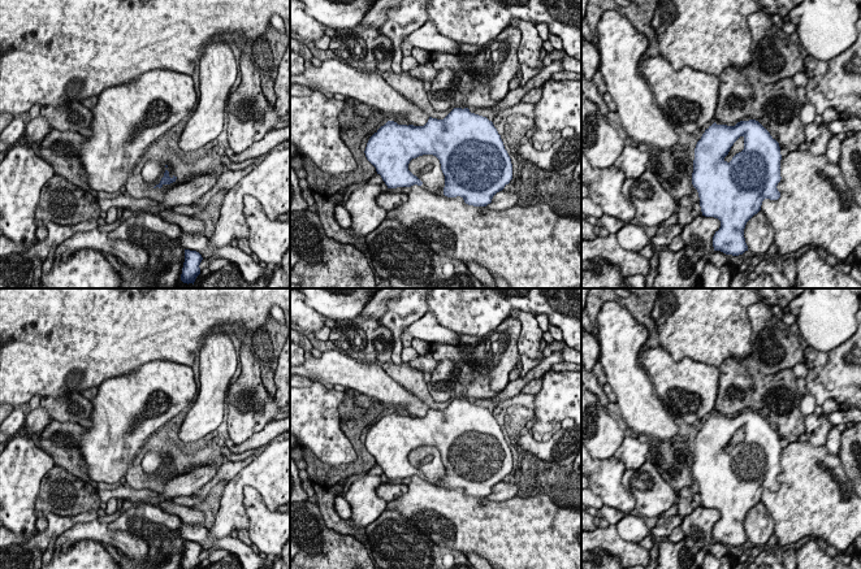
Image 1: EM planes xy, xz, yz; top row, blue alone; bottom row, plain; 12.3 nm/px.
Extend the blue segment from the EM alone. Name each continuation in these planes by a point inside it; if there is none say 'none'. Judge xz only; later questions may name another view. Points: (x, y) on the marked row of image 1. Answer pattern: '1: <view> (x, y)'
none

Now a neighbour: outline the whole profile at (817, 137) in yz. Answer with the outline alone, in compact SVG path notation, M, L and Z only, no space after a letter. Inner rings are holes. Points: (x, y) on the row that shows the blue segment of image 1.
M813 121L805 125L805 144L814 156L826 153L827 144L832 136L834 134L822 123L815 123Z

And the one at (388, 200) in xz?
M384 191L380 196L377 196L376 203L380 208L385 209L386 212L394 210L398 207L403 205L408 201L407 194L394 194L390 191Z

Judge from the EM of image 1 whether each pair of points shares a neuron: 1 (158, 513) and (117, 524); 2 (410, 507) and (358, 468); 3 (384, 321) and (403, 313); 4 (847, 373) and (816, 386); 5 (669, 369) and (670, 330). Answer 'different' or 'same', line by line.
1: same
2: different
3: same
4: same
5: different

